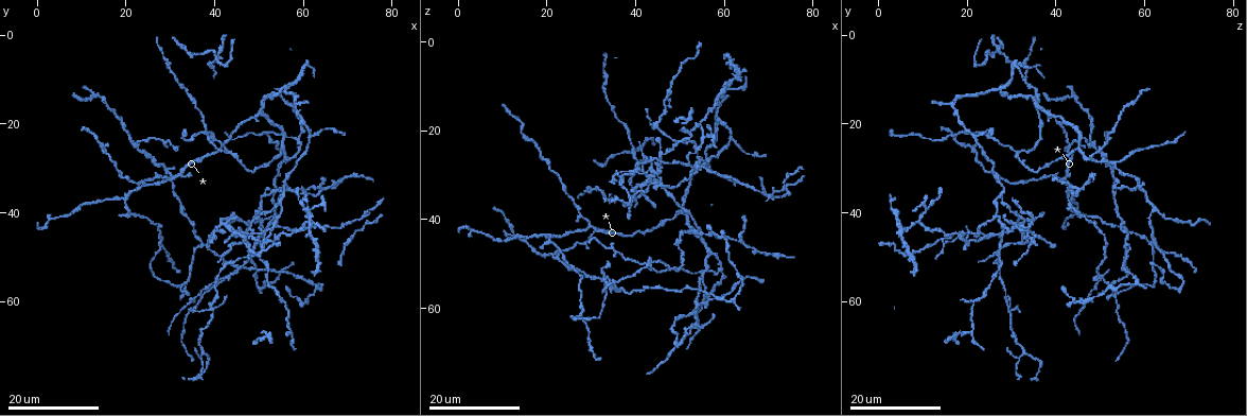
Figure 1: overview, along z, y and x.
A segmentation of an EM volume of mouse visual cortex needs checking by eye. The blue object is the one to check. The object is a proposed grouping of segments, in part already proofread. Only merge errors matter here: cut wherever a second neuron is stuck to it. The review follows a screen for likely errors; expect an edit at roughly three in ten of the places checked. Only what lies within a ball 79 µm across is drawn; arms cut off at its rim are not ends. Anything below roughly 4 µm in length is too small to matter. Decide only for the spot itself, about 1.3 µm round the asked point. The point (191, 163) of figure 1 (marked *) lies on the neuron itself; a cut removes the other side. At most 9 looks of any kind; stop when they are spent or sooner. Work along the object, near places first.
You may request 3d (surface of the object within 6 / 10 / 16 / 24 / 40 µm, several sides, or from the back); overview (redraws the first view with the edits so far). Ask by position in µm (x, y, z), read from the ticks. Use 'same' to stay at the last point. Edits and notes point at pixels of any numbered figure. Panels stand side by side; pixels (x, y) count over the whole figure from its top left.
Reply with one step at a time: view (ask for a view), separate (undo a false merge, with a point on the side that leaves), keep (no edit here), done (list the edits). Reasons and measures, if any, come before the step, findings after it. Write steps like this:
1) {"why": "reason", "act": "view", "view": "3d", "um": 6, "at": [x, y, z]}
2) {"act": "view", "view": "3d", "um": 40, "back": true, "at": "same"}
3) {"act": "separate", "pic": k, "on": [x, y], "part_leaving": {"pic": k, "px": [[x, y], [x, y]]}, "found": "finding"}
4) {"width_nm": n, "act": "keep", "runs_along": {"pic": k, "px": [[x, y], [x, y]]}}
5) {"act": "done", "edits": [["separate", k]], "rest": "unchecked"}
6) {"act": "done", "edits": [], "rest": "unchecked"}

{"act": "view", "view": "3d", "um": 24, "at": [45.0, 44.0, 18.0]}

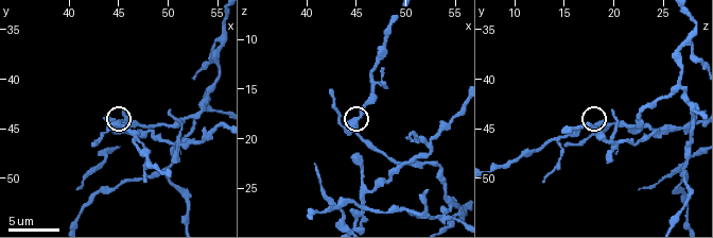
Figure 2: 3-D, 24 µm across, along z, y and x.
{"why": "zoom in", "act": "view", "view": "3d", "um": 10, "at": [45.0, 44.8, 18.2]}

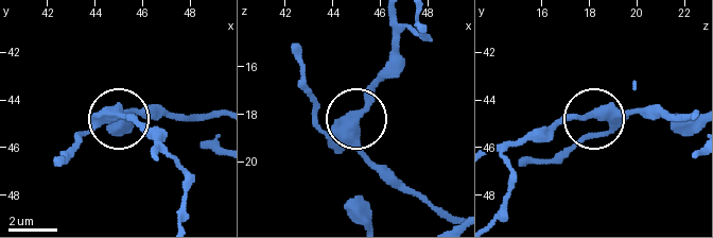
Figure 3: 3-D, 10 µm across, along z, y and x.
{"width_nm": 380, "act": "keep", "runs_along": {"pic": 3, "px": [[449, 220], [363, 149], [355, 120], [327, 132], [317, 126]]}, "found": "continuous, no second neuron"}

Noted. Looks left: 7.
{"why": "two arms in line, one across", "act": "view", "view": "3d", "um": 16, "at": [61.5, 42.5, 9.5]}

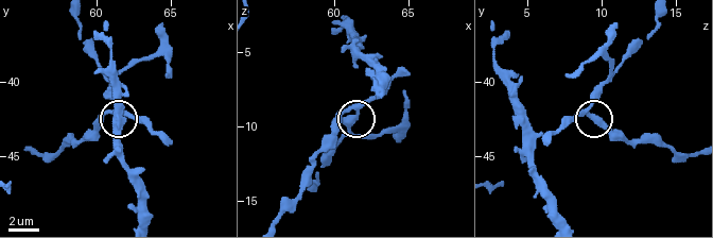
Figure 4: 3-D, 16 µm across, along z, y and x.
{"act": "view", "view": "3d", "um": 10, "at": [61.6, 41.8, 8.8]}

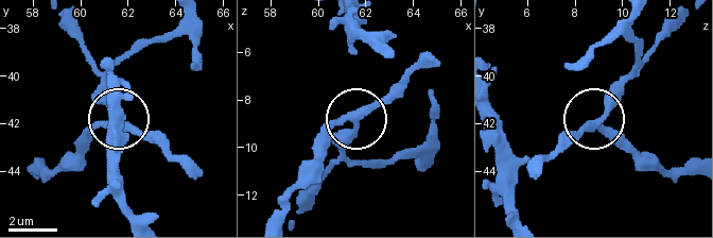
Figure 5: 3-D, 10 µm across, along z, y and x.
{"side_arm_um": 10, "arms": 3, "act": "keep", "found": "continuous, no second neuron"}

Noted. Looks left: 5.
{"act": "view", "view": "3d", "um": 16, "at": [48.2, 48.8, 9.2]}

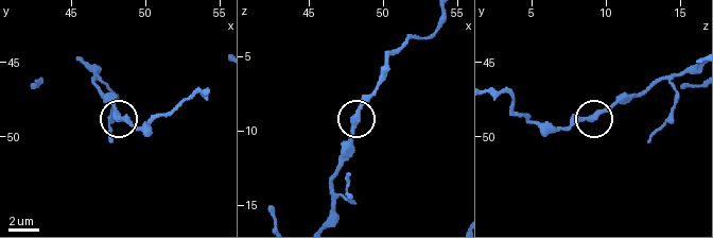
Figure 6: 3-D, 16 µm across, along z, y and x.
{"act": "keep", "found": "continuous, no second neuron"}

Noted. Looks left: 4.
{"why": "three arms meet", "act": "view", "view": "3d", "um": 10, "at": [47.0, 46.0, 14.4]}

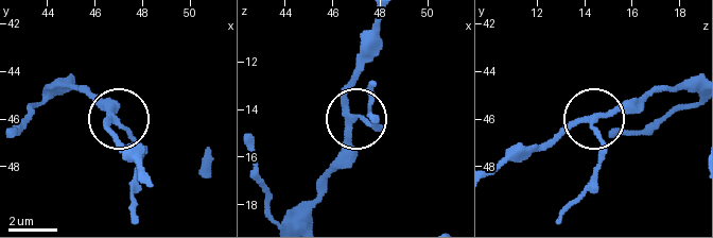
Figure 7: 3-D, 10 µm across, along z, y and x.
{"arms": 3, "act": "keep", "found": "all the same neuron"}

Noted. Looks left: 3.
{"why": "arms part here", "act": "view", "view": "3d", "um": 16, "at": [52.0, 46.6, 20.2]}

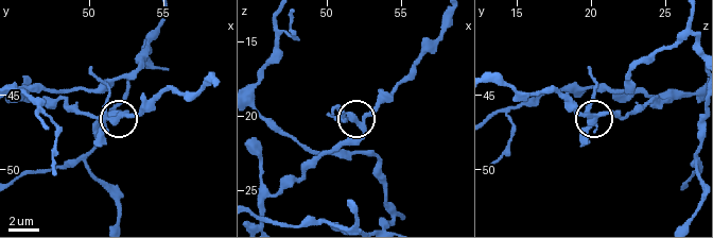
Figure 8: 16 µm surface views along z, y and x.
{"arms": 3, "act": "keep", "found": "continuous, no second neuron"}

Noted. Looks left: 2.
{"act": "done", "edits": [], "rest": "unchecked"}

